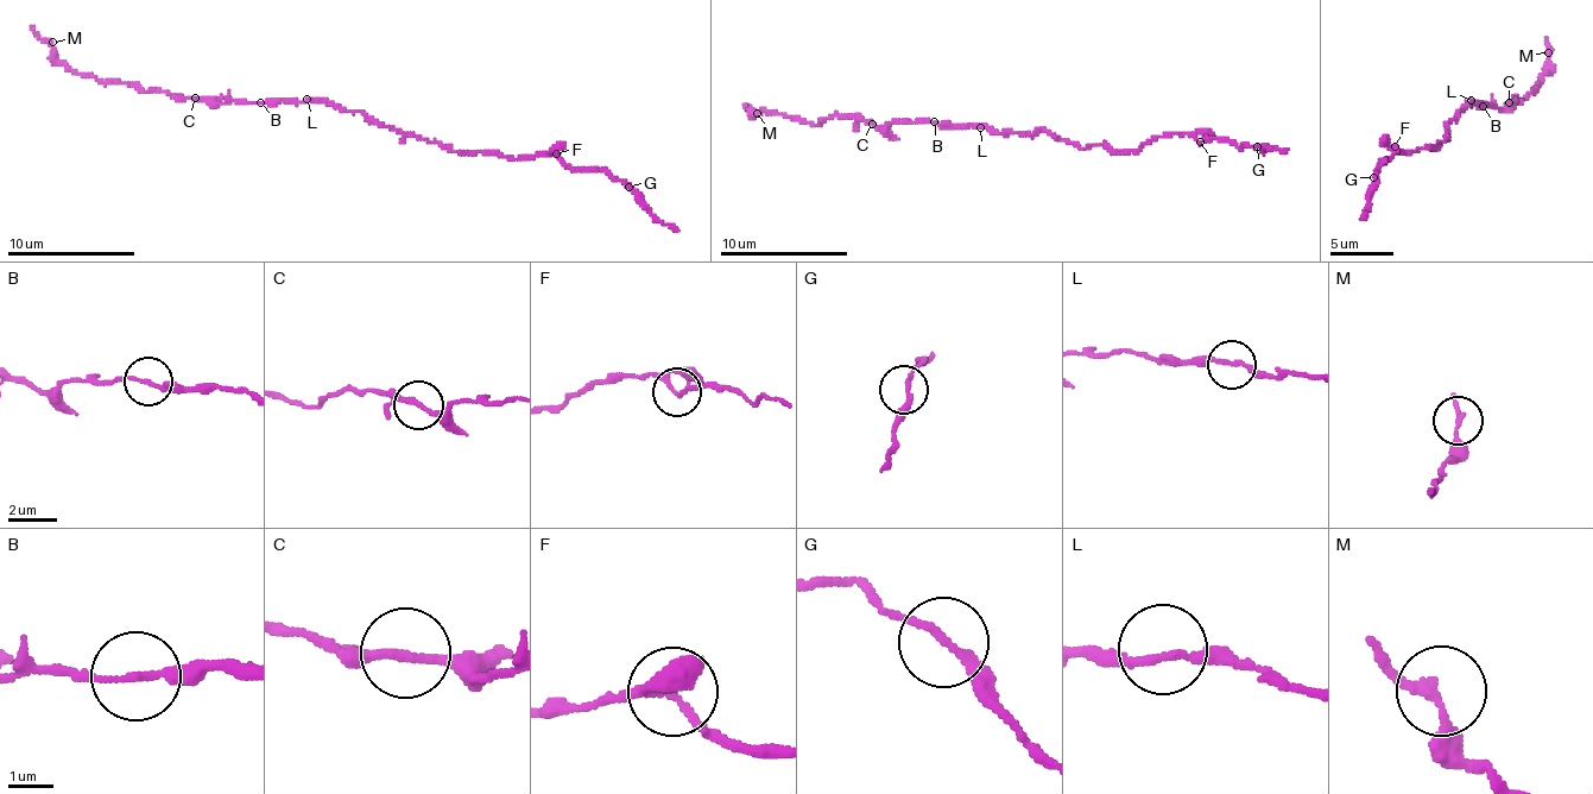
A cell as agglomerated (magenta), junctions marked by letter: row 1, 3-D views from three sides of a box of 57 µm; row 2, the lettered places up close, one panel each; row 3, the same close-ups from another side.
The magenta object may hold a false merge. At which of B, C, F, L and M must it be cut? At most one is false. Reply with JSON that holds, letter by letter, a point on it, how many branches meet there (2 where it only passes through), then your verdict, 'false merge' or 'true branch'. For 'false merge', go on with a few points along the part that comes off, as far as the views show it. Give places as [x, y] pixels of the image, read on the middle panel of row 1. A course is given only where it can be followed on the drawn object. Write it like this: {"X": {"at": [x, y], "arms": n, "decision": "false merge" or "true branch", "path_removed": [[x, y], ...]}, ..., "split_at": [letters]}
{"B": {"at": [934, 121], "arms": 2, "decision": "true branch"}, "C": {"at": [872, 124], "arms": 3, "decision": "true branch"}, "F": {"at": [1200, 142], "arms": 3, "decision": "true branch"}, "L": {"at": [980, 127], "arms": 2, "decision": "true branch"}, "M": {"at": [757, 113], "arms": 2, "decision": "true branch"}, "split_at": []}

